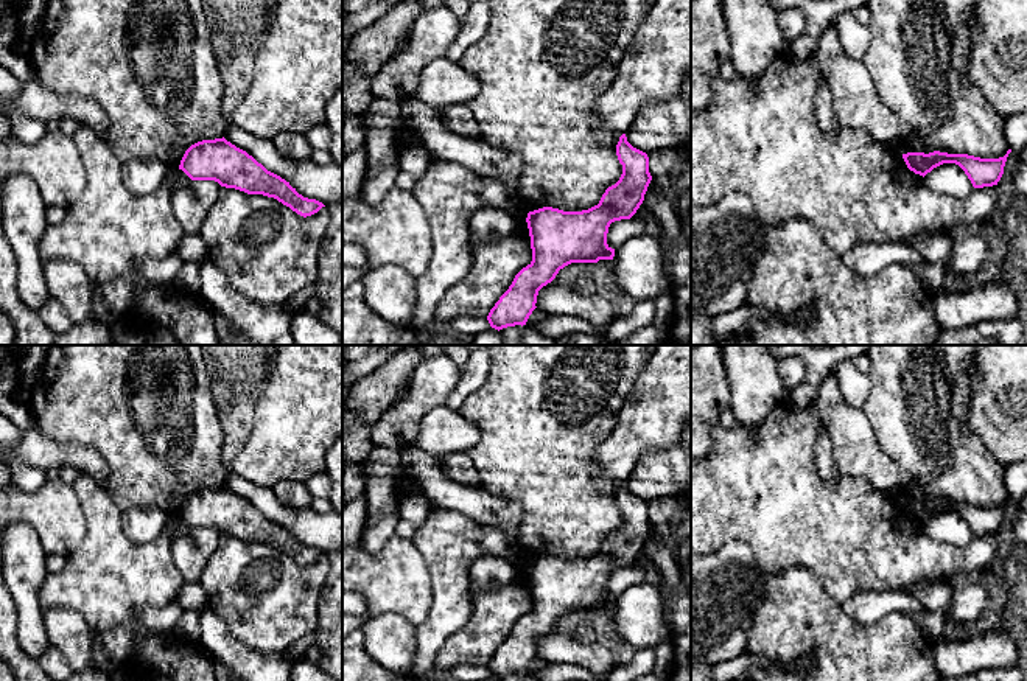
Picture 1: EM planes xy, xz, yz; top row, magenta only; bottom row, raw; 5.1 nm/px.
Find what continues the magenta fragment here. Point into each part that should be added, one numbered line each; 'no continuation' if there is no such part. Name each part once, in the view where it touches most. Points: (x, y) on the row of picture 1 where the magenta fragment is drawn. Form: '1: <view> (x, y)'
no continuation

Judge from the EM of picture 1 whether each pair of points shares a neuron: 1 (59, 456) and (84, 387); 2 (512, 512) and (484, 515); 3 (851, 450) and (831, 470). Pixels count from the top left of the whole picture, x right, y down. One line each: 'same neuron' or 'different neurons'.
1: different neurons
2: same neuron
3: different neurons

